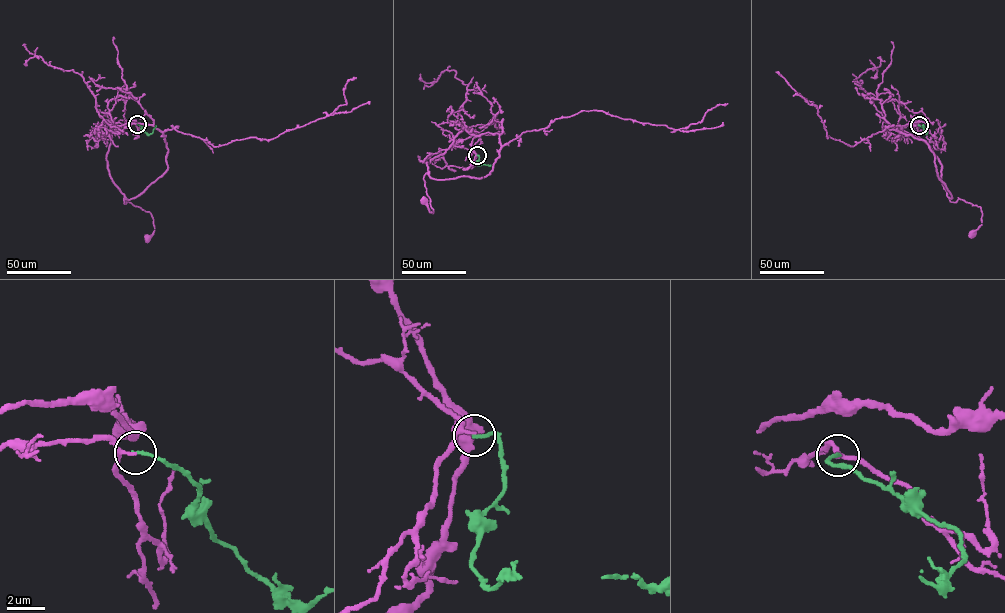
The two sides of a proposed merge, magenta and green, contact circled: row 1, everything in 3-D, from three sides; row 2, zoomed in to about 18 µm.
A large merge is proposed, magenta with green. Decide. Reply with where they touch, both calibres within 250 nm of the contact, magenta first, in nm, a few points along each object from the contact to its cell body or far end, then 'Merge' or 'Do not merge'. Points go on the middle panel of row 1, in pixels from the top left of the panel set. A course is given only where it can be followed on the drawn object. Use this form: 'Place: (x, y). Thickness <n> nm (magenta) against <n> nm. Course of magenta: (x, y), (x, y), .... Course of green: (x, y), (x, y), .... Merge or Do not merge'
Place: (477, 155). Thickness 130 nm (magenta) against 180 nm. Course of magenta: (477, 155), (452, 144), (426, 162), (429, 171), (423, 180), (432, 213), (424, 200). Course of green: (477, 155), (478, 165), (491, 166). Do not merge

